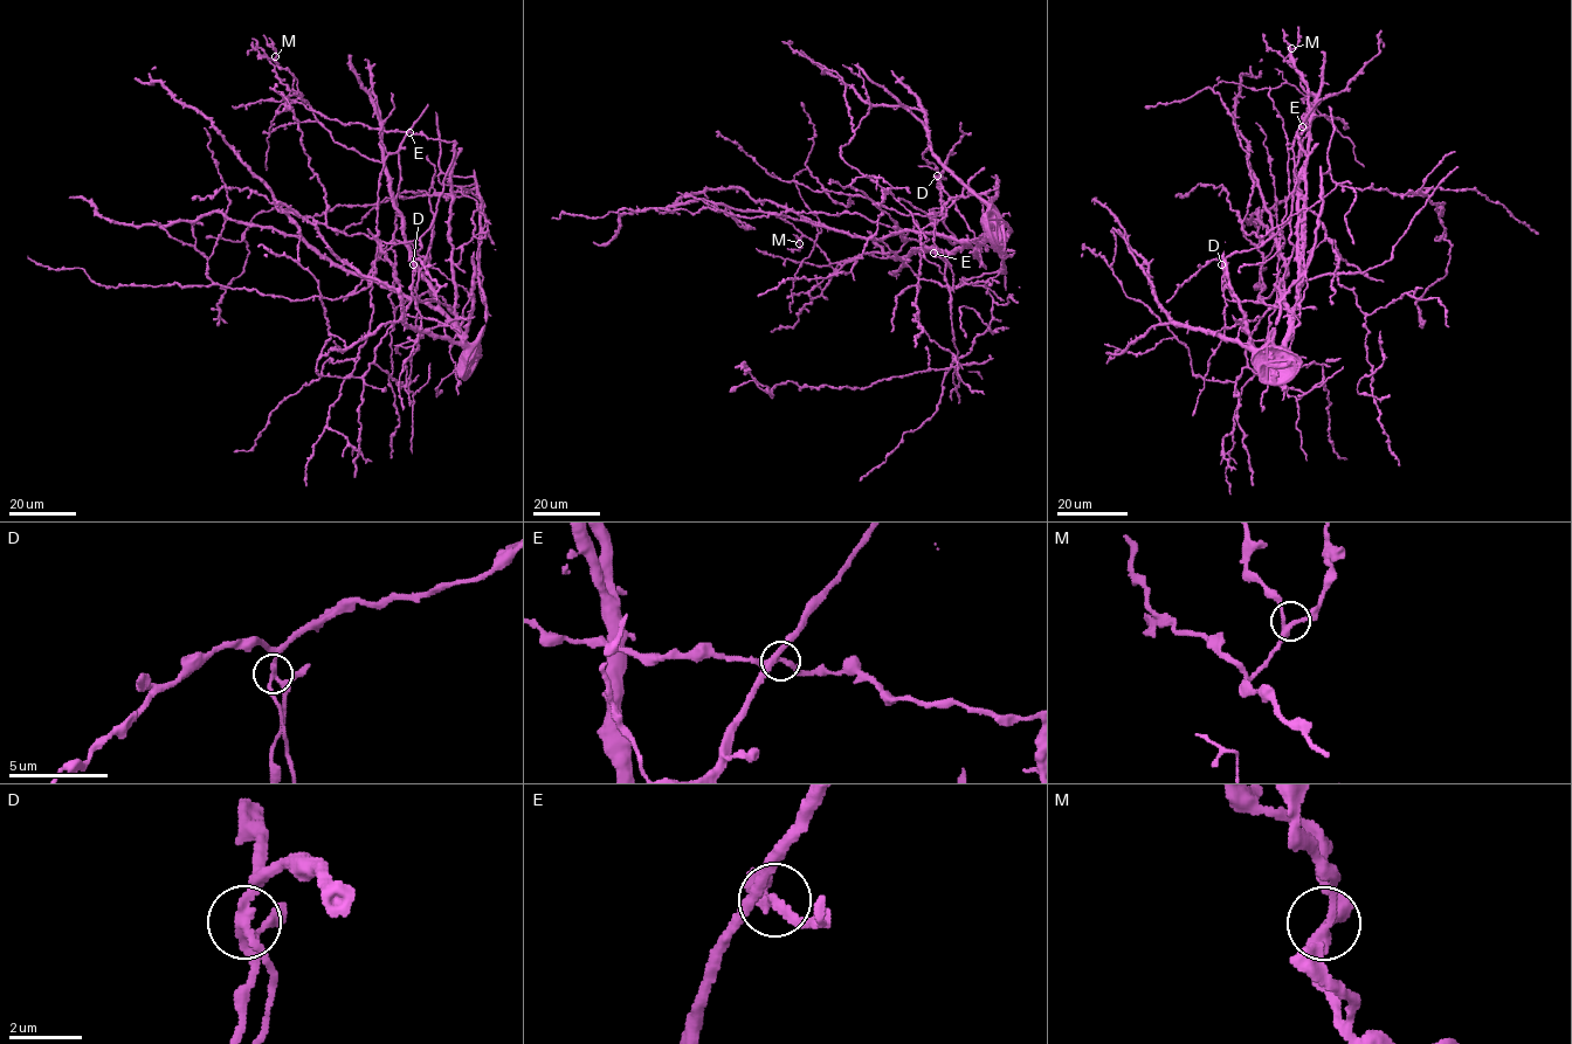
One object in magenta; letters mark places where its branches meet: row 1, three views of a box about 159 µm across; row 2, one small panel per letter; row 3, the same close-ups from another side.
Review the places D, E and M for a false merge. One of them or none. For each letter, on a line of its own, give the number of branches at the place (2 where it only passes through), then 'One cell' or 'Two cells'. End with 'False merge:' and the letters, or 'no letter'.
D: Branches: 4. Two cells
E: Branches: 4. One cell
M: Branches: 3. One cell
False merge: D

